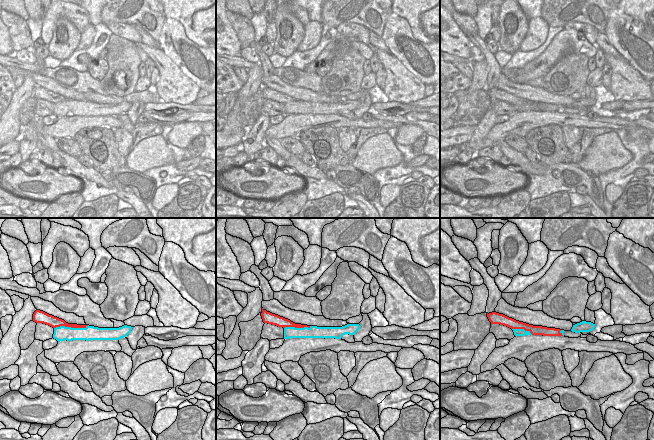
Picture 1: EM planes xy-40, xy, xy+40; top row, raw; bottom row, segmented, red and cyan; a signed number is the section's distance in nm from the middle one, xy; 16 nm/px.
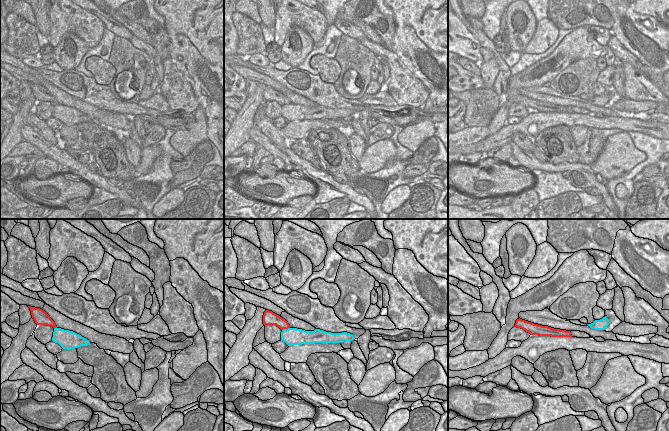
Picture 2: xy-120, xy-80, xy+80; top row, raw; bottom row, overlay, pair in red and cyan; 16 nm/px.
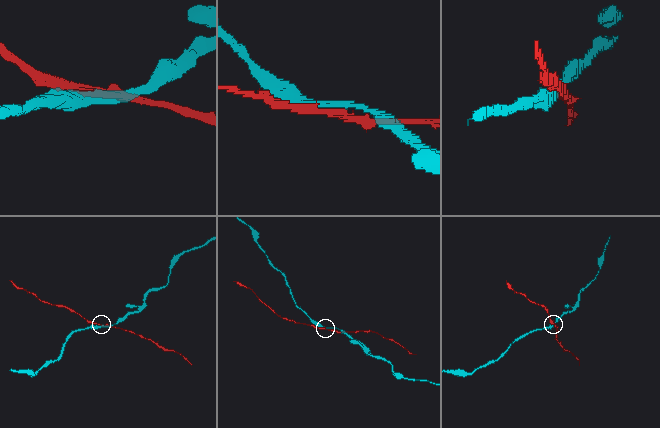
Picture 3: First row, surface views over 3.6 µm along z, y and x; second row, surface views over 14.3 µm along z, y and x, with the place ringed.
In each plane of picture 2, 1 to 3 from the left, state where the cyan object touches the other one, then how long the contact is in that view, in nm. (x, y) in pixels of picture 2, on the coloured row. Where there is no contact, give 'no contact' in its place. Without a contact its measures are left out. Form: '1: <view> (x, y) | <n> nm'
1: xy-120 (55, 327) | 50 nm
2: xy-80 (285, 328) | 140 nm
3: no contact

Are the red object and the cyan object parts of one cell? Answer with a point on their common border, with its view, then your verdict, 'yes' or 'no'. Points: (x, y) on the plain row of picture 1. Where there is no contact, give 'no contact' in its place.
xy-40 (71, 103) | no

